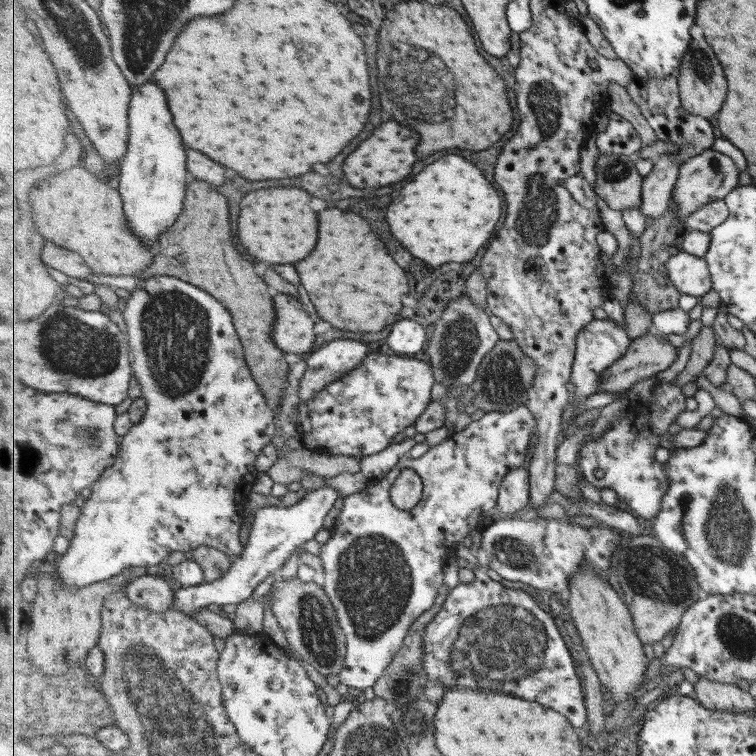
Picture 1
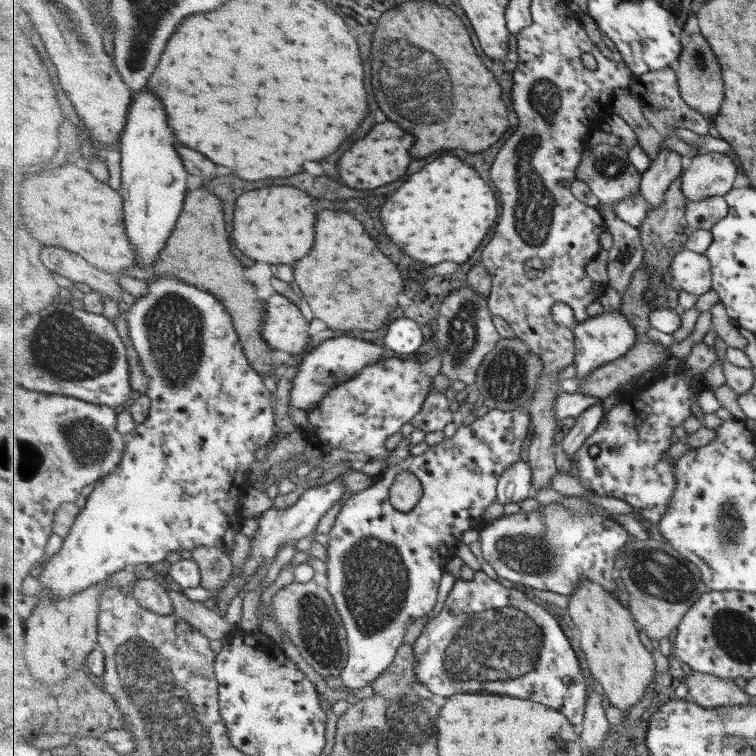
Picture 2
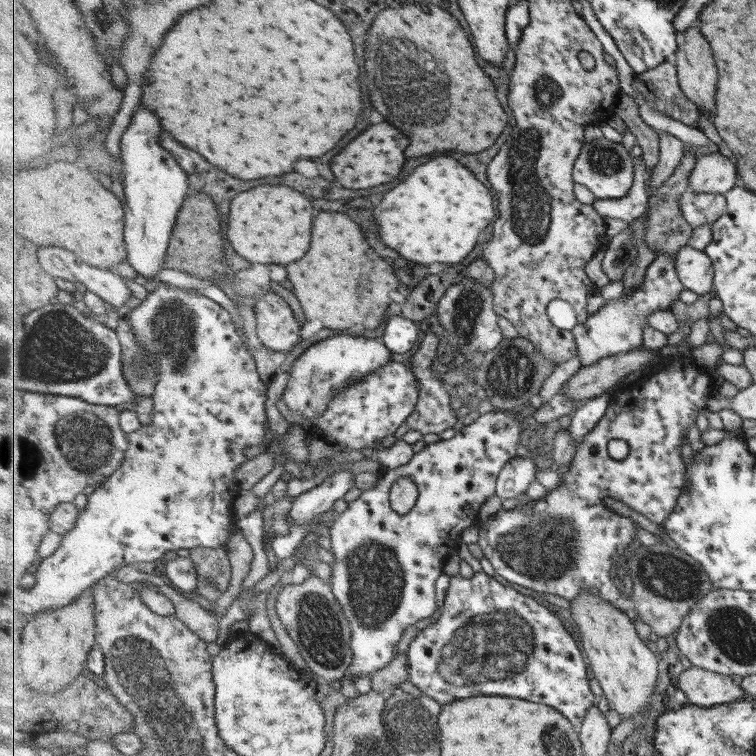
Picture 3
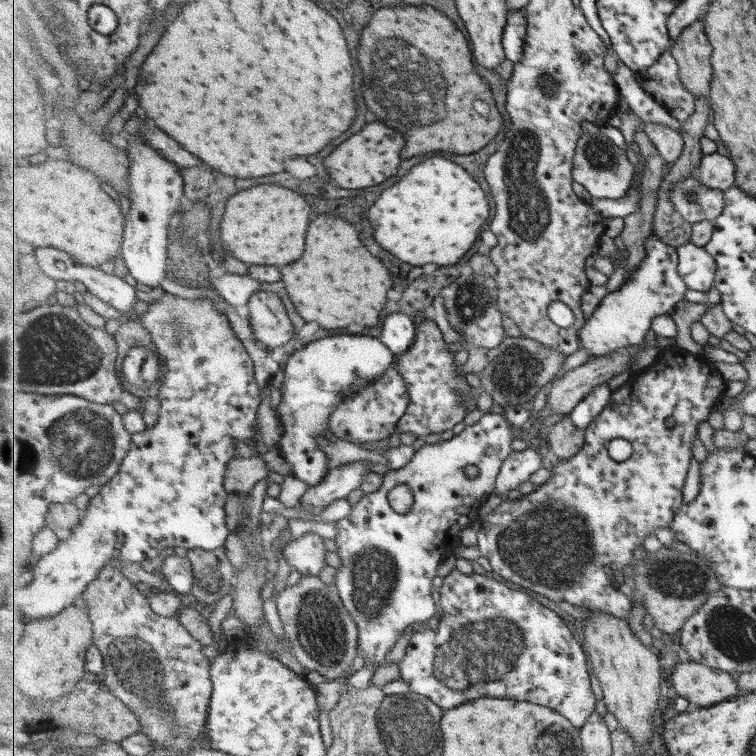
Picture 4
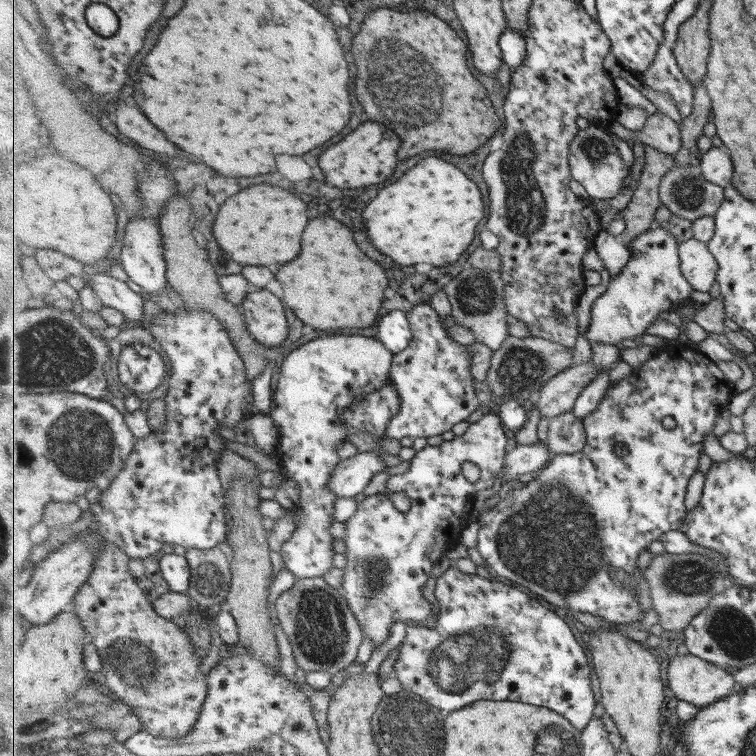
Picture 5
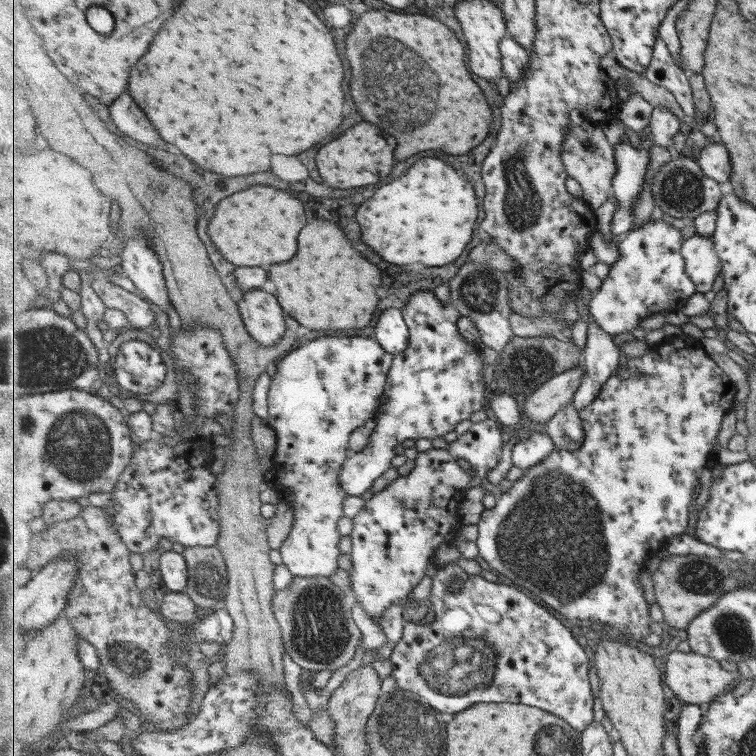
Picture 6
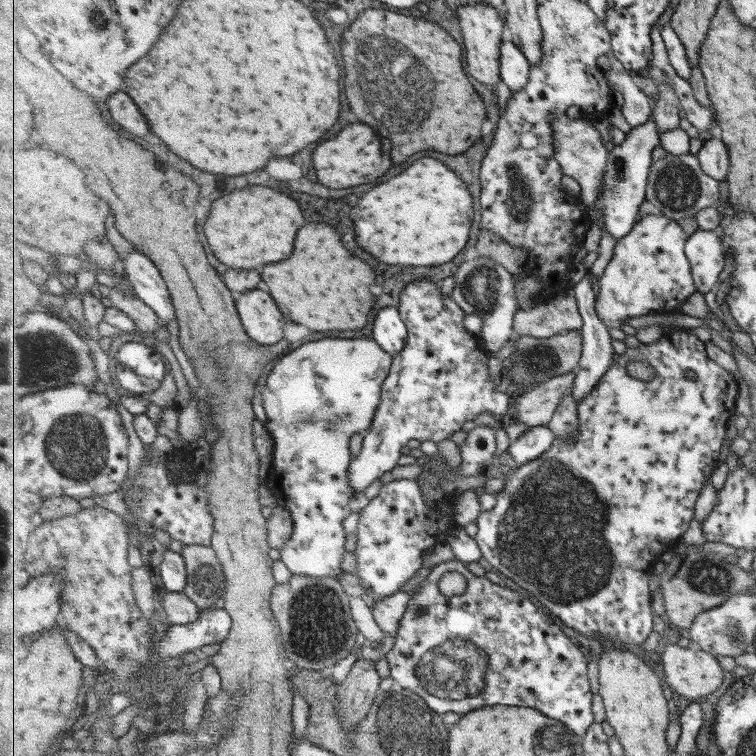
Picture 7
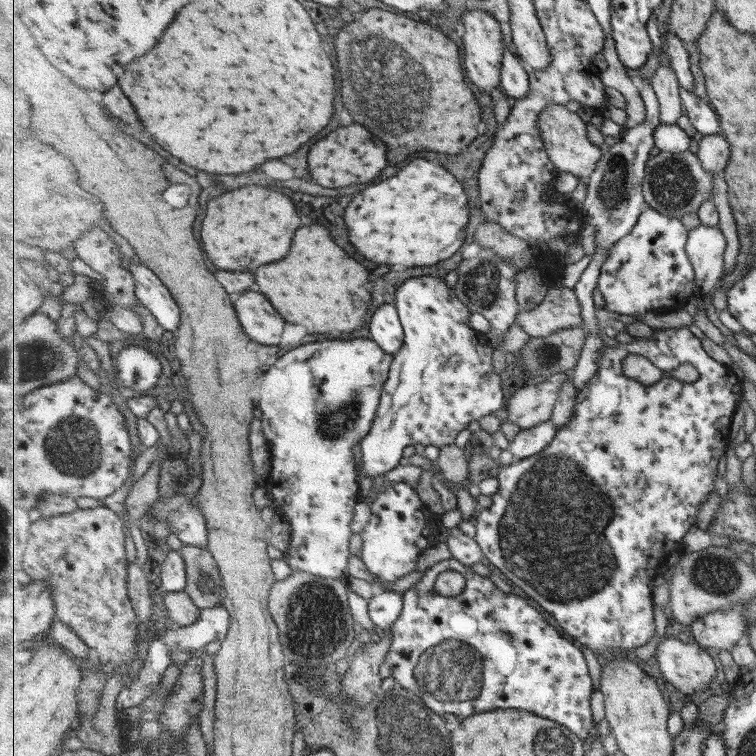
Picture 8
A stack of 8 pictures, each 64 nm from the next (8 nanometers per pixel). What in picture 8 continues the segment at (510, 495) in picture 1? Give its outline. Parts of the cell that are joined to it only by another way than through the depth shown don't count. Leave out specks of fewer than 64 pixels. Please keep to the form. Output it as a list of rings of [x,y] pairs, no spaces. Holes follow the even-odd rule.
[[[552,420],[519,431],[514,439],[509,442],[509,450],[513,460],[525,460],[539,455],[551,444],[557,433]]]

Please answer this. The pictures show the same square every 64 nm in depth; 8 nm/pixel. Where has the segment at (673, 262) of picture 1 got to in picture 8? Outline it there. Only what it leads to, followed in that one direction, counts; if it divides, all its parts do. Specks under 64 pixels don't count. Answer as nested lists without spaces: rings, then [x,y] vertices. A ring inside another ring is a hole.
[[[699,225],[690,231],[686,251],[696,272],[696,283],[701,295],[714,291],[723,276],[723,254],[727,238],[721,228]]]

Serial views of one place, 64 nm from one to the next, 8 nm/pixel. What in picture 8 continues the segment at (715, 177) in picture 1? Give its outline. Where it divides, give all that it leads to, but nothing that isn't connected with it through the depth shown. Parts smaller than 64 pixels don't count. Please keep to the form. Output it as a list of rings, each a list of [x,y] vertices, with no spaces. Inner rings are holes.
[[[720,133],[704,135],[699,141],[697,156],[702,167],[710,174],[723,176],[731,158],[731,146]]]

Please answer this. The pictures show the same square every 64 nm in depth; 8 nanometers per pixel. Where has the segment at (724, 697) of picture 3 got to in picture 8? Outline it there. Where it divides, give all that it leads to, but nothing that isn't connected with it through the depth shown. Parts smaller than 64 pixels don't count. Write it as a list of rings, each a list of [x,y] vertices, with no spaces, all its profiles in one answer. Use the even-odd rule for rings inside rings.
[[[677,636],[664,637],[658,641],[655,647],[654,657],[657,659],[659,669],[669,687],[677,688],[680,692],[687,694],[701,694],[711,688],[711,684],[717,680],[717,664],[712,651],[707,650],[701,645],[697,645],[691,640],[683,644]]]

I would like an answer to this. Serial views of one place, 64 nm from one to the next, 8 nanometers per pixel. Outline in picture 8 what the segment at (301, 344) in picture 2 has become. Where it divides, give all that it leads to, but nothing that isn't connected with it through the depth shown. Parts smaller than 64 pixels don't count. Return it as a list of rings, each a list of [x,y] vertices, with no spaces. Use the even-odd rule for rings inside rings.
[[[247,292],[233,301],[242,327],[255,342],[267,346],[281,342],[285,320],[263,292]]]

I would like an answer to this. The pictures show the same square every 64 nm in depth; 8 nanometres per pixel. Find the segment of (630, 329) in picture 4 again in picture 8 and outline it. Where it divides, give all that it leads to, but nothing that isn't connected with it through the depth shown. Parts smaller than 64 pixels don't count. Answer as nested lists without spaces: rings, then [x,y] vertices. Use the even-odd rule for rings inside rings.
[[[649,207],[640,217],[636,227],[611,248],[608,259],[602,266],[598,289],[605,298],[604,308],[618,314],[635,316],[649,310],[681,308],[692,297],[700,293],[696,283],[696,272],[686,251],[690,230],[675,216],[667,216]]]

